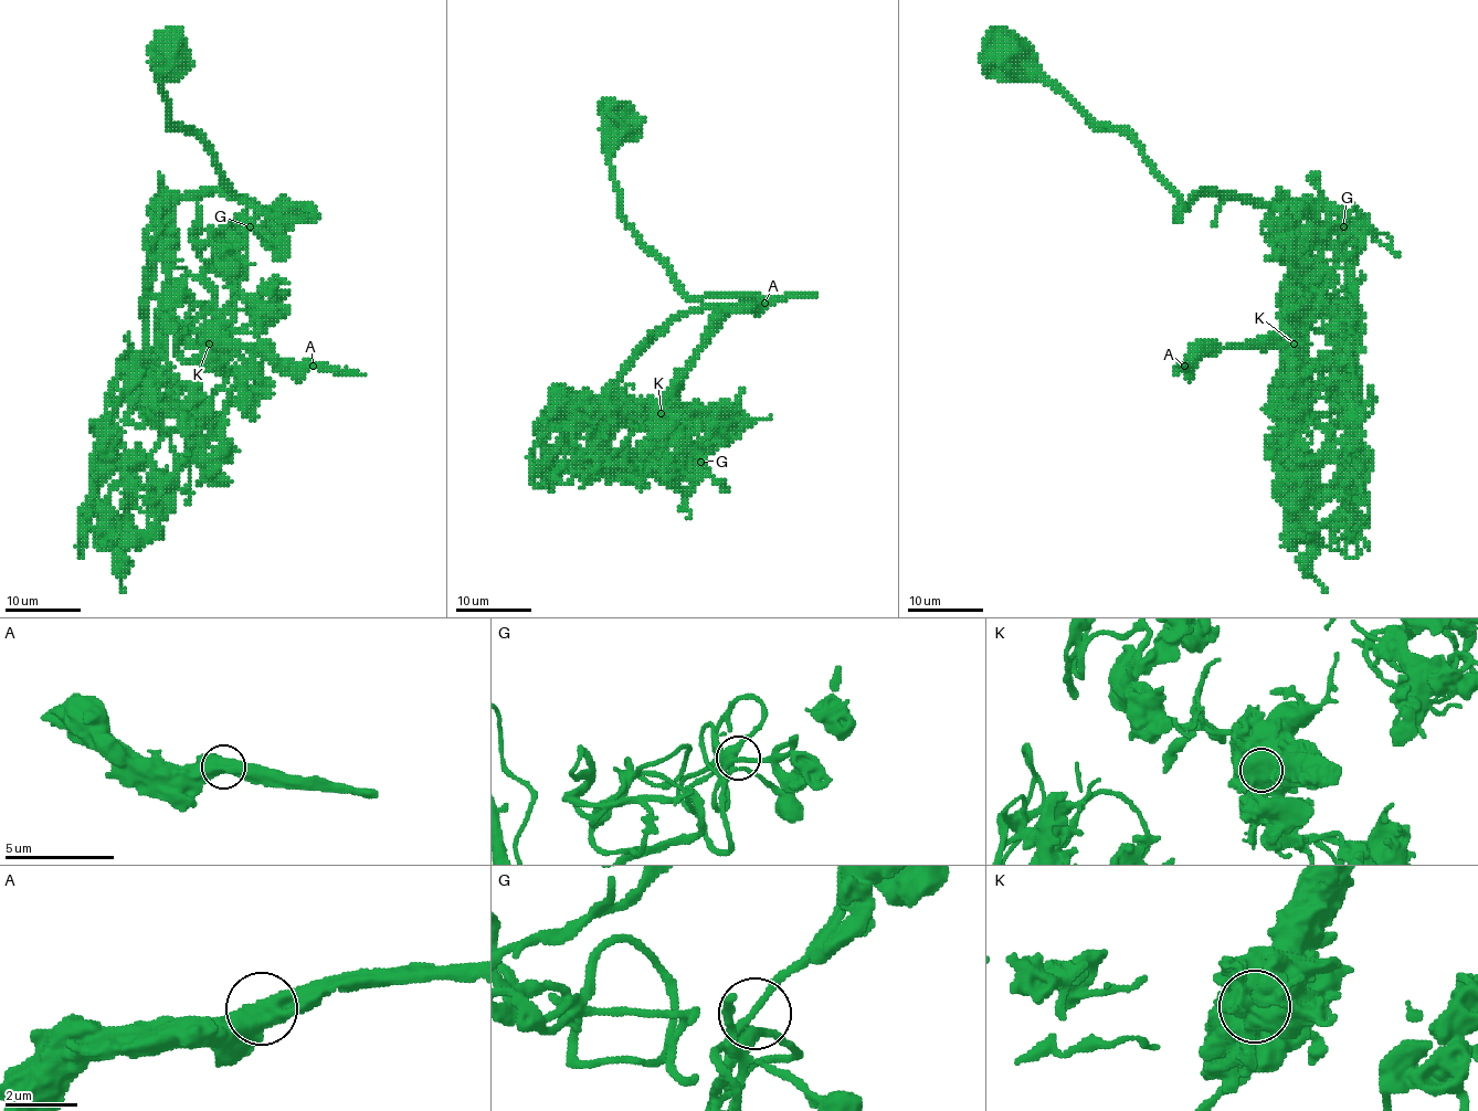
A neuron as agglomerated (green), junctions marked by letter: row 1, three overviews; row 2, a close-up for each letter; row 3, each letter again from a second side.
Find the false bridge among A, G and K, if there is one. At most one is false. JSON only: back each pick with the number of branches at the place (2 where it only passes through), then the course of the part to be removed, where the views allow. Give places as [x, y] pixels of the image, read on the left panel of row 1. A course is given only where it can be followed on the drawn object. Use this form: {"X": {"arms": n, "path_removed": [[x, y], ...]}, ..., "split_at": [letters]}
{"K": {"arms": 2, "path_removed": [[210, 344], [265, 347], [278, 360], [318, 364], [336, 371], [366, 376]]}, "split_at": ["K"]}

